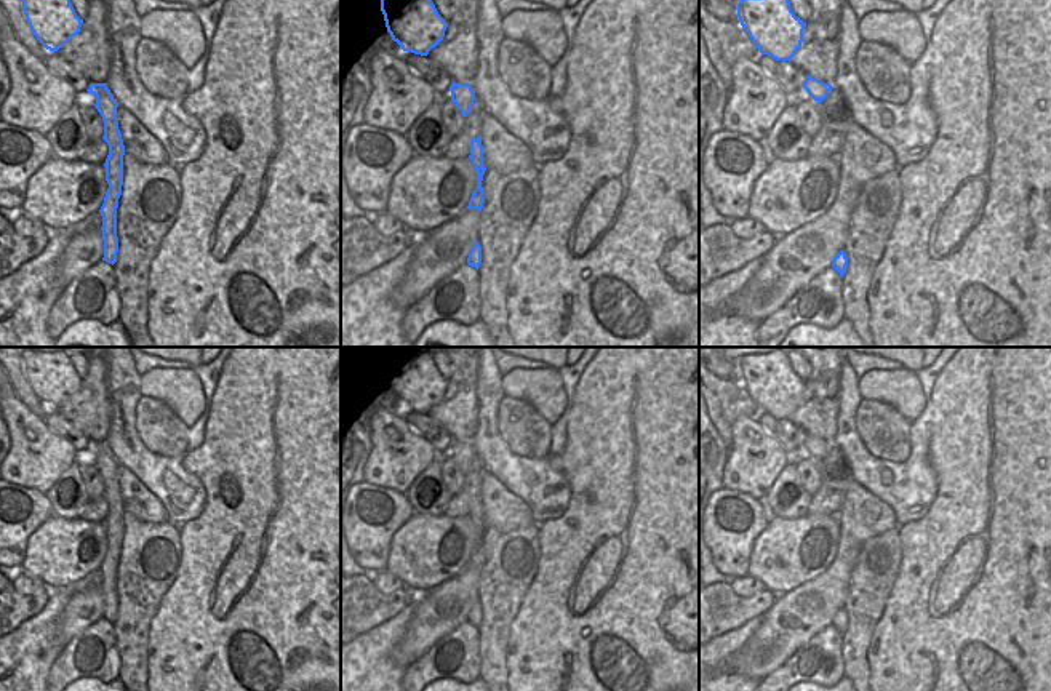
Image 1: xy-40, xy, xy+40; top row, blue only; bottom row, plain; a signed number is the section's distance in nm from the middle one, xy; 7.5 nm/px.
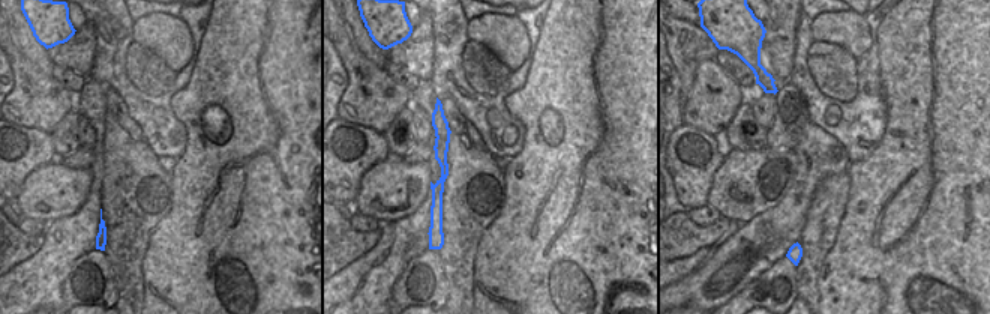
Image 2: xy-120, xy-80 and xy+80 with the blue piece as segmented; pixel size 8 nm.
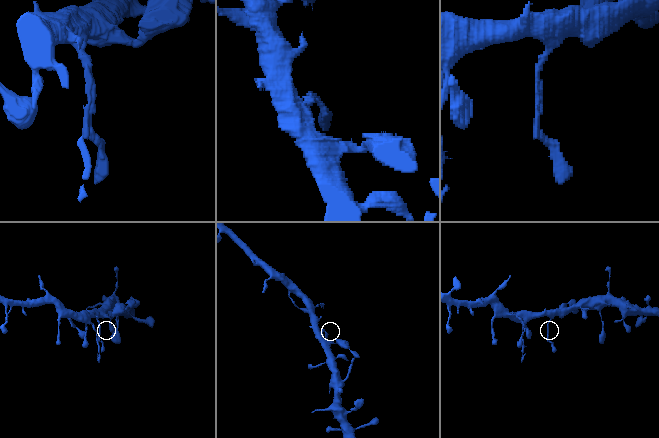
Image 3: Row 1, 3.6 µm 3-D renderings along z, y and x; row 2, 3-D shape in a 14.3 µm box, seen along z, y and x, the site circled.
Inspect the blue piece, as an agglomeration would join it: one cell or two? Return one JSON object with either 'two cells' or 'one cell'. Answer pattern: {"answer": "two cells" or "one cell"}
{"answer": "two cells"}

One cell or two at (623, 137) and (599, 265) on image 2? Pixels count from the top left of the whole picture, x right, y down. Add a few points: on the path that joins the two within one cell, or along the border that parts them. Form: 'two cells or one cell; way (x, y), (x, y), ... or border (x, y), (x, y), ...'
one cell; way (623, 169), (621, 233)

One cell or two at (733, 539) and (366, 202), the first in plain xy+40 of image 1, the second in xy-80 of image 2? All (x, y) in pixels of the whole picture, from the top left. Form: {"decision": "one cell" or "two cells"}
{"decision": "two cells"}

